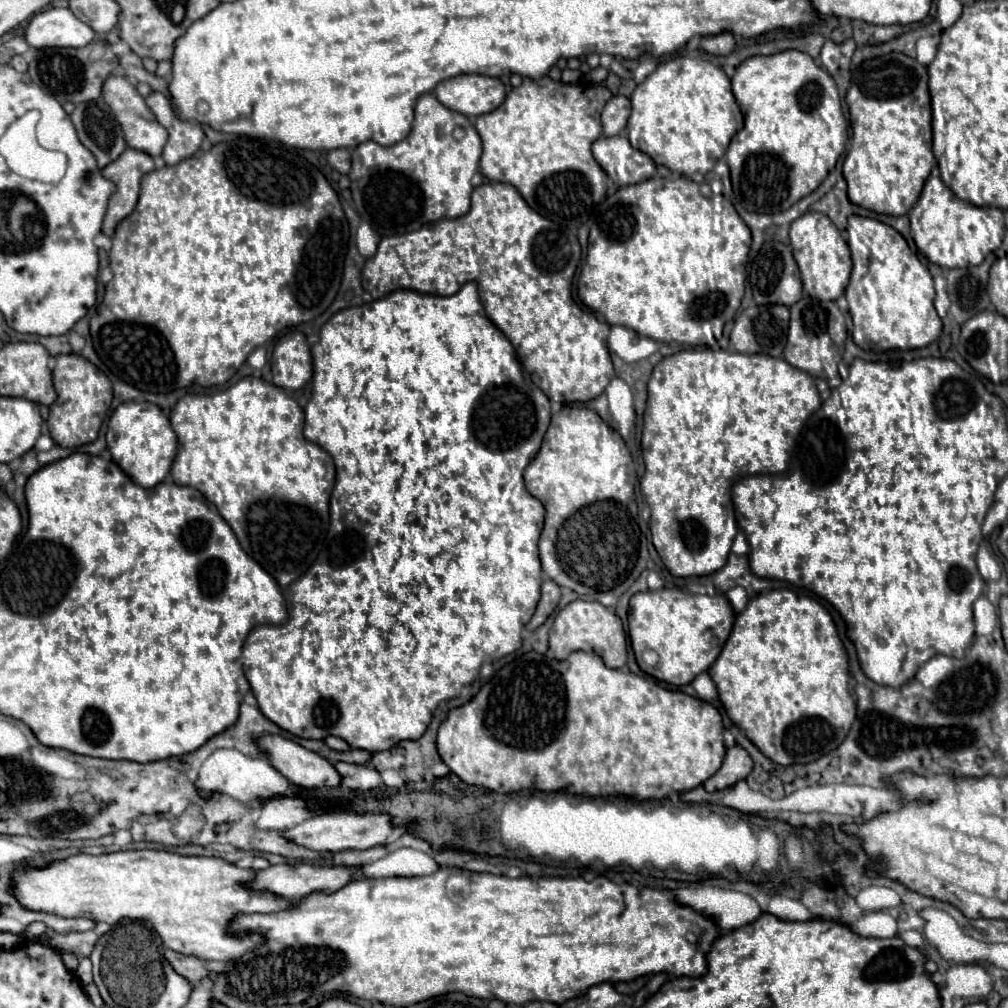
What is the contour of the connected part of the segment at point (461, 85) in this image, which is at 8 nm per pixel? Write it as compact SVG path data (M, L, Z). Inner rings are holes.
M457 75L435 87L435 97L451 111L467 117L491 113L505 99L505 87L495 77Z

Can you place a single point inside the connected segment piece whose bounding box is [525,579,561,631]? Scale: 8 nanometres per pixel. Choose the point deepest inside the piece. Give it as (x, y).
(550, 592)

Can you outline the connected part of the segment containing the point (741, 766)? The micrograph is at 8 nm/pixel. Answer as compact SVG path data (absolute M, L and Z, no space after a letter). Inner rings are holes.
M735 745L731 749L727 749L727 755L725 755L725 761L723 761L721 769L713 777L709 777L703 783L703 787L709 793L721 791L721 789L727 789L727 787L735 785L737 781L745 779L751 771L753 771L753 761L751 761L749 753L743 747Z

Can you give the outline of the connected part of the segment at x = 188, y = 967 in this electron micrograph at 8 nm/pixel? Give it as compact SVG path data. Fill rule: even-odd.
M163 949L163 957L169 961L169 965L173 967L175 973L179 973L181 977L185 977L191 983L197 983L201 979L205 979L211 971L205 969L205 961L197 959L197 957L187 957L187 955L179 955L171 949Z

